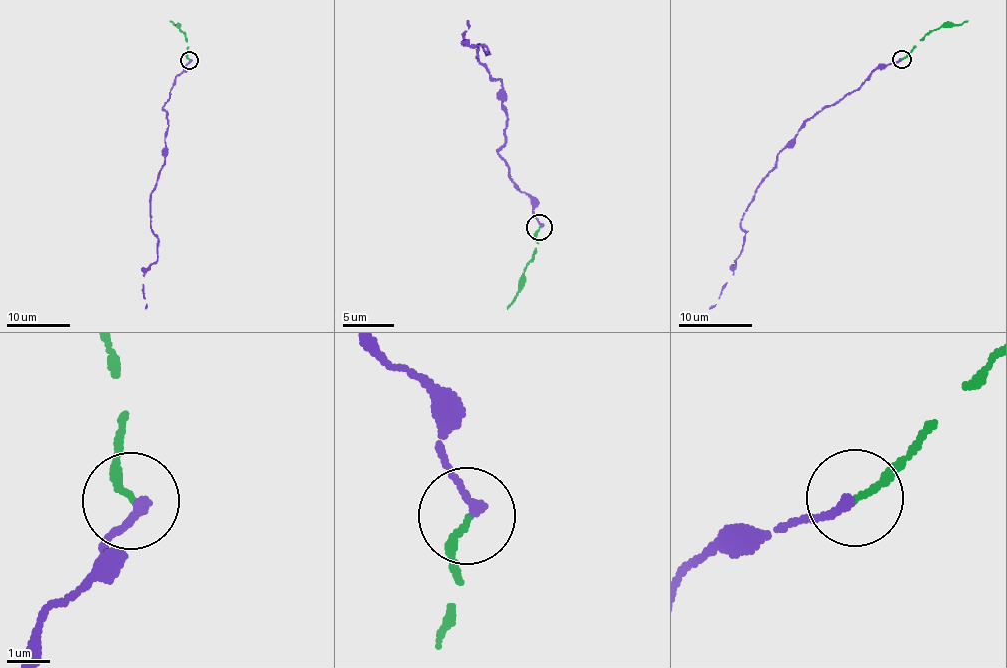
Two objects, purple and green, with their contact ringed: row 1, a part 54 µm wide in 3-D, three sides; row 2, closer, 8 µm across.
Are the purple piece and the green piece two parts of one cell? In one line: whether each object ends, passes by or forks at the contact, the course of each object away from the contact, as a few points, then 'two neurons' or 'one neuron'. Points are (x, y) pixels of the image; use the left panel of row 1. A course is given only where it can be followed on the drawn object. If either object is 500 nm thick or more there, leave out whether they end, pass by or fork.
purple ends | green ends | purple via (190, 59), (163, 107), (168, 123), (164, 163), (151, 194), (157, 251), (144, 275), (145, 308) | green via (188, 59), (187, 39), (178, 25), (169, 20) | one neuron

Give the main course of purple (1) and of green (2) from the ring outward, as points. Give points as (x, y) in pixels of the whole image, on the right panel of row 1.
1: (901, 59), (881, 65), (813, 115), (778, 154), (741, 221), (743, 250), (734, 273), (710, 308)
2: (901, 58), (927, 34), (942, 25), (968, 20)

